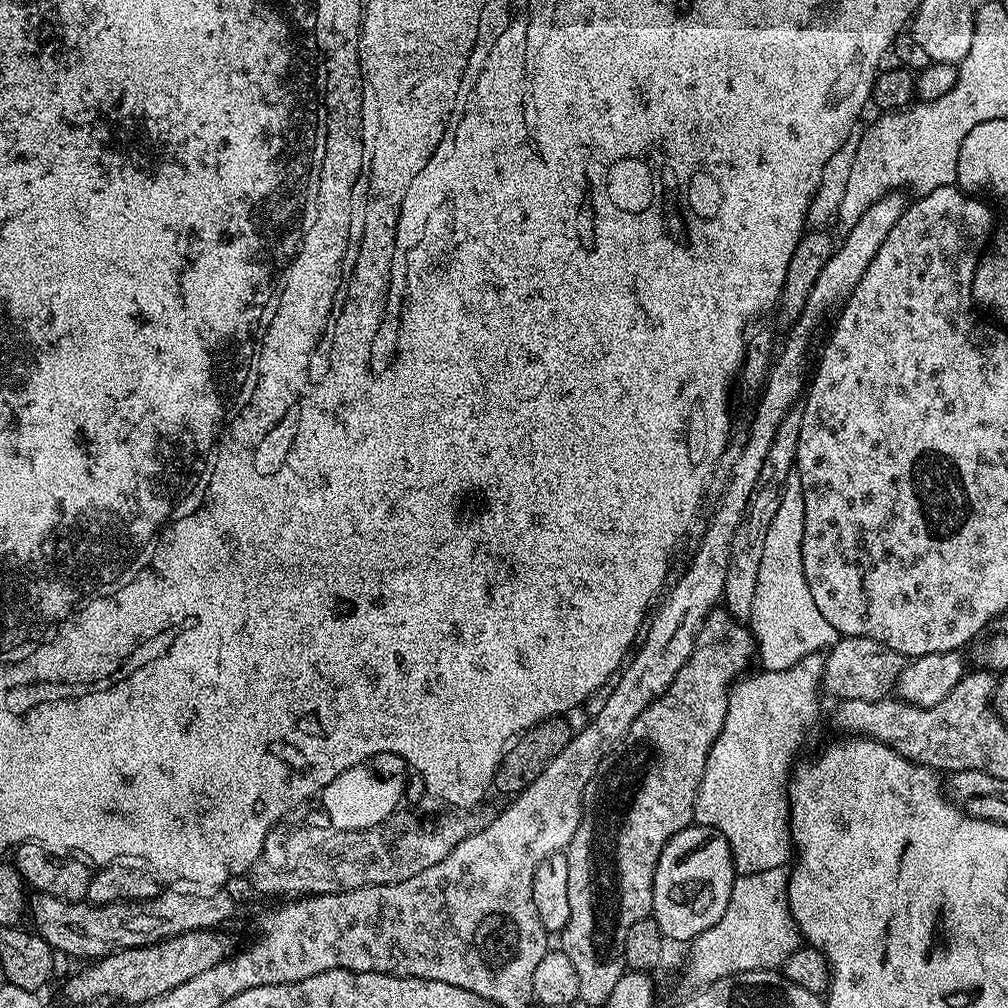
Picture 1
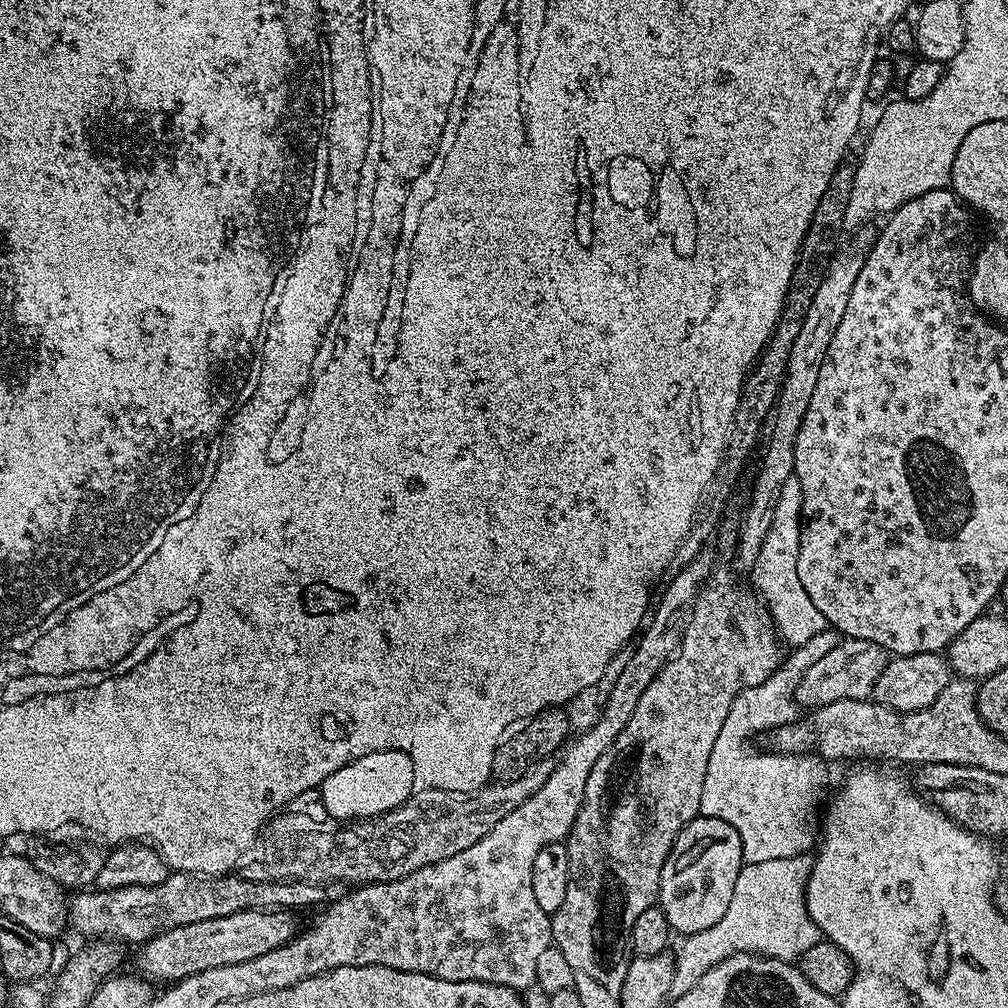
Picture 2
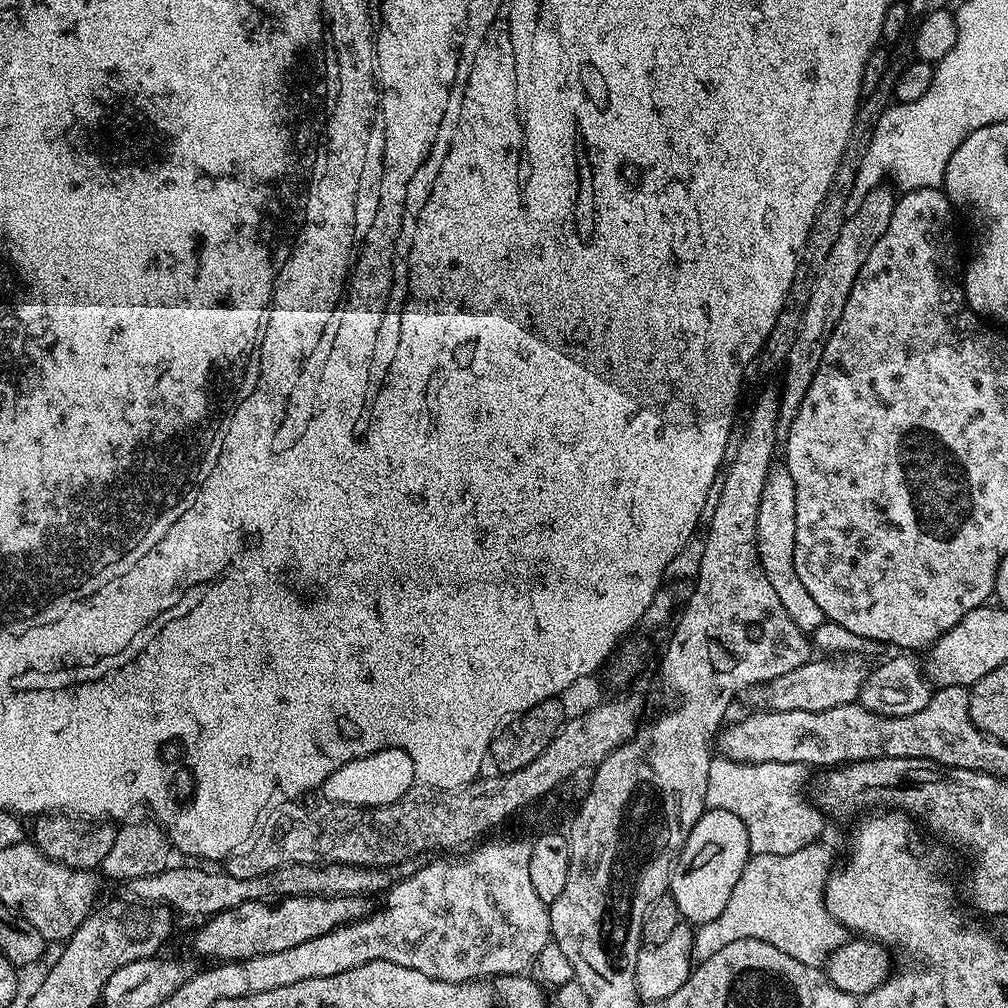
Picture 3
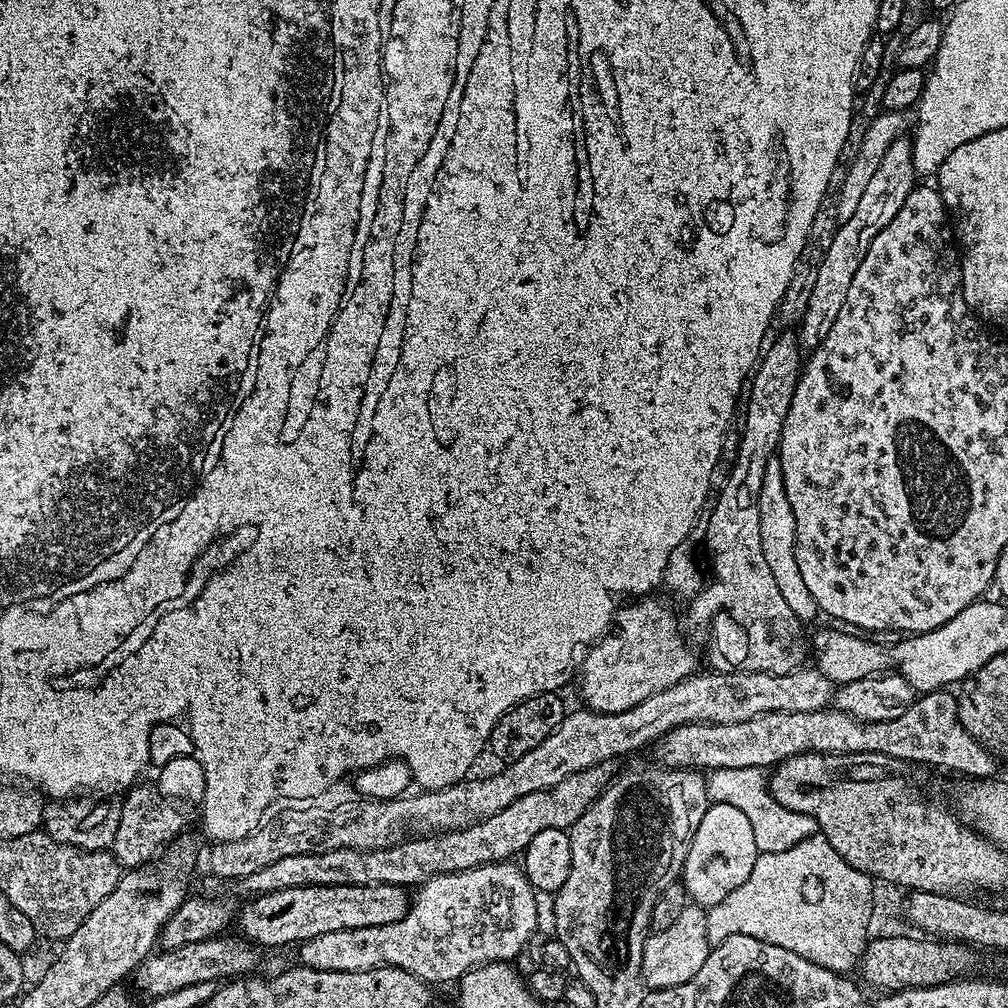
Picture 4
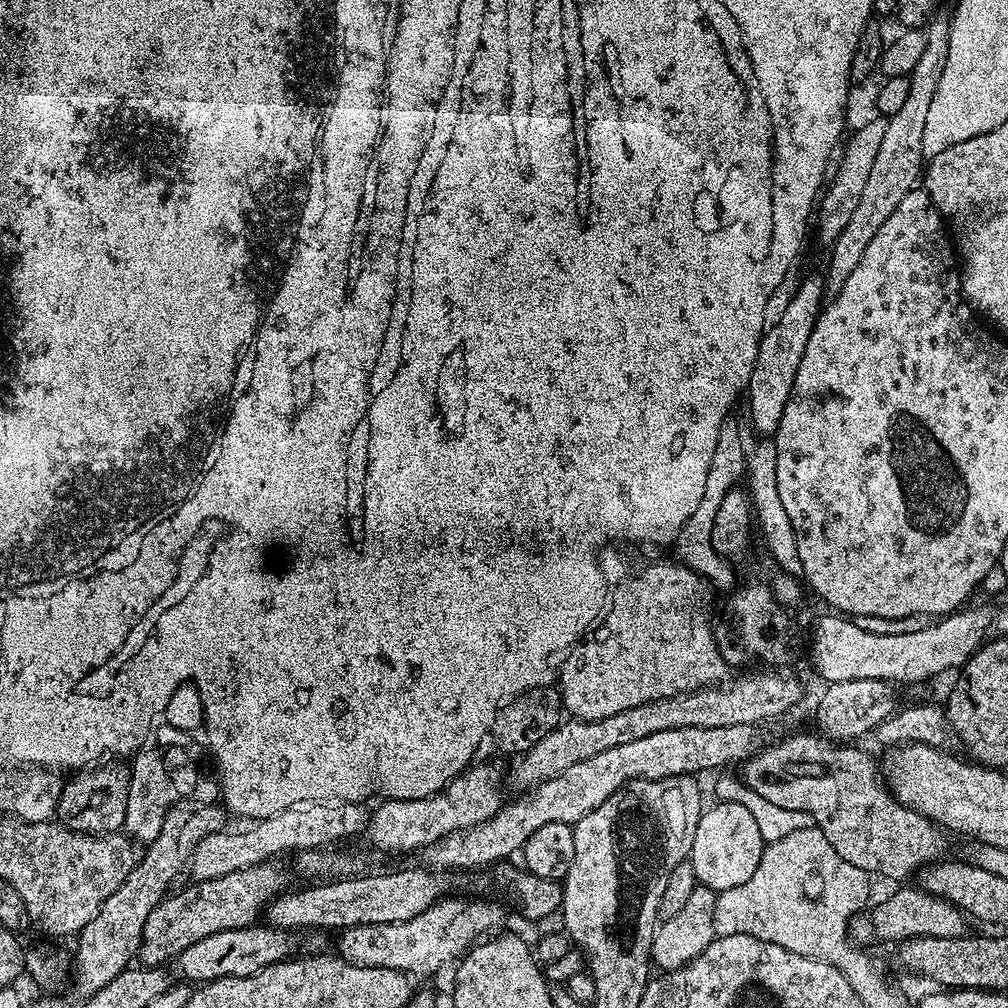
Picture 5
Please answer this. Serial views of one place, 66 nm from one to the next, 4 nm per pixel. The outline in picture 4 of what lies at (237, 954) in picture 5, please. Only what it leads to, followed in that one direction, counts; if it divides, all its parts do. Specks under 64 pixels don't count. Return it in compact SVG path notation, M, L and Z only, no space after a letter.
M228 935L211 936L209 940L190 942L186 946L160 950L147 956L134 973L137 990L145 992L143 995L148 998L165 996L174 994L174 990L182 990L182 986L198 982L228 982L233 978L244 978L255 973L252 971L260 964L261 949L239 935Z

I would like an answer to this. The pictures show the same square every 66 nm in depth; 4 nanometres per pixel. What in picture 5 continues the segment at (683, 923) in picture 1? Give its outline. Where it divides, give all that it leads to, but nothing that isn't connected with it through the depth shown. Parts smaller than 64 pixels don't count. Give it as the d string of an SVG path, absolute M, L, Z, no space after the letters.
M716 802L700 813L698 830L694 830L694 846L690 857L697 881L719 894L738 886L754 874L766 847L758 822L741 804Z

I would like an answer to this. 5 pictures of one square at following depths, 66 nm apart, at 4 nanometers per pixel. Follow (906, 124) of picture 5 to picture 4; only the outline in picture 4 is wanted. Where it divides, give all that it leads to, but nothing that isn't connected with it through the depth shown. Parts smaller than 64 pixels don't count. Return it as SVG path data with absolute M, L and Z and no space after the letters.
M898 138L890 142L886 154L882 154L882 162L878 162L878 170L870 178L866 185L866 191L858 201L858 206L850 218L839 221L836 233L816 268L816 277L812 280L812 289L808 292L808 301L804 304L804 317L800 320L800 332L798 339L801 349L813 350L826 338L830 332L830 326L838 319L838 313L846 303L846 294L850 291L850 281L858 266L862 266L862 258L866 258L866 250L870 250L870 242L890 226L894 214L902 210L906 198L910 198L912 189L917 187L918 173L914 166L914 154L912 153L913 141L911 139Z

